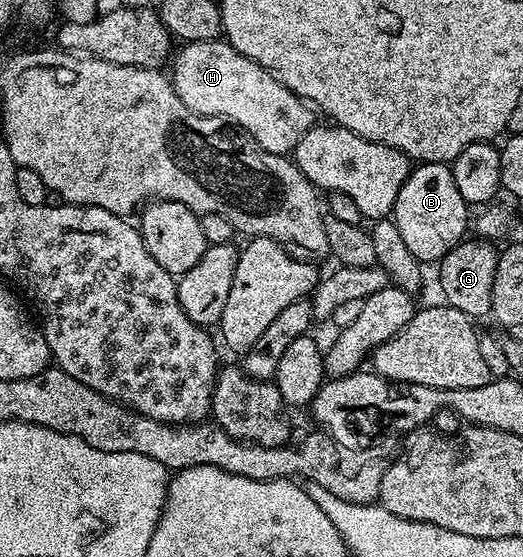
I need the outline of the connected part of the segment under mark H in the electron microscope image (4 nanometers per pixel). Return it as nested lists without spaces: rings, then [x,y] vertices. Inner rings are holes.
[[[225,39],[186,42],[181,47],[179,52],[177,49],[172,60],[172,65],[174,64],[172,79],[176,94],[180,94],[180,102],[184,102],[188,110],[196,114],[220,116],[224,120],[229,120],[231,124],[252,137],[261,148],[277,156],[293,153],[296,142],[304,138],[309,128],[315,127],[316,112],[311,105],[292,90],[288,90],[288,86],[284,86],[271,72],[264,70],[264,66],[252,62],[252,58],[244,58],[244,54],[237,52],[231,44],[226,43]]]

